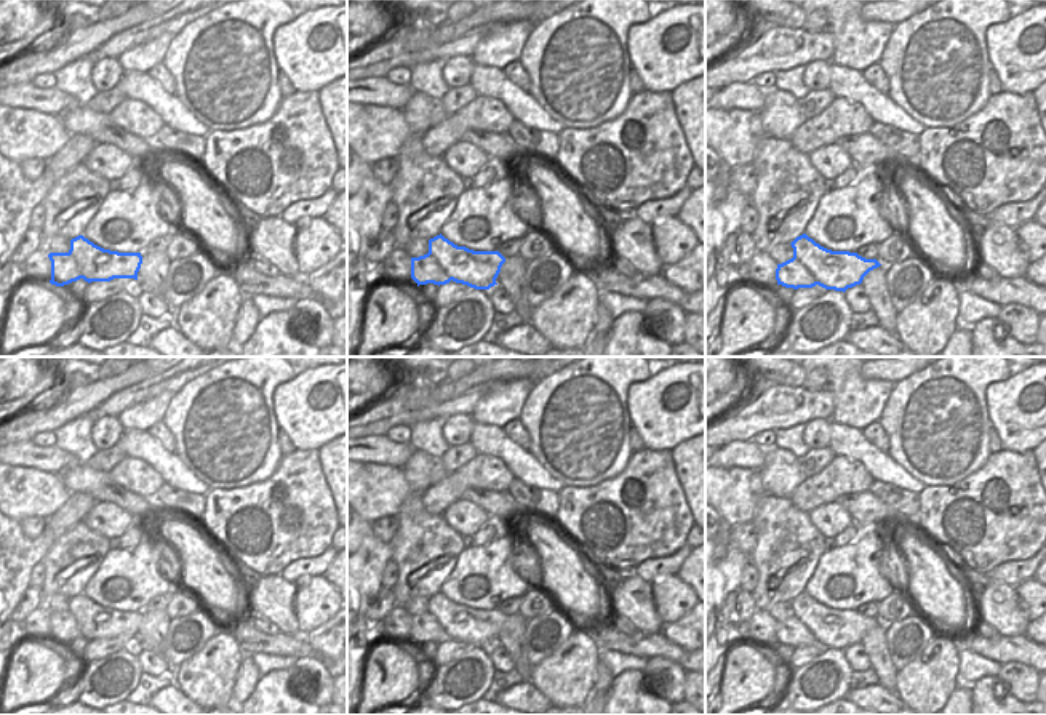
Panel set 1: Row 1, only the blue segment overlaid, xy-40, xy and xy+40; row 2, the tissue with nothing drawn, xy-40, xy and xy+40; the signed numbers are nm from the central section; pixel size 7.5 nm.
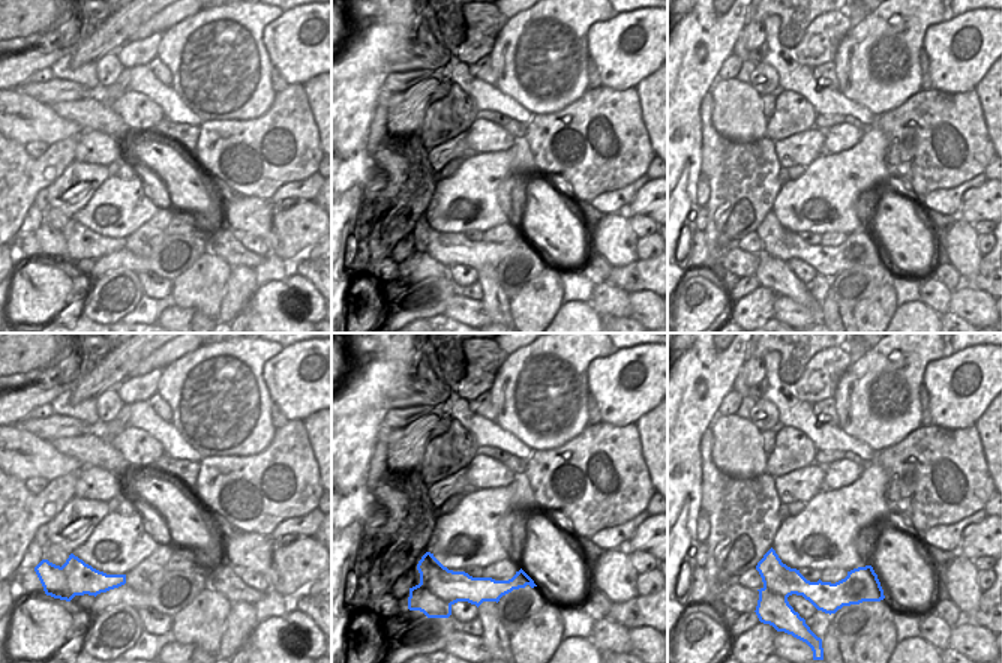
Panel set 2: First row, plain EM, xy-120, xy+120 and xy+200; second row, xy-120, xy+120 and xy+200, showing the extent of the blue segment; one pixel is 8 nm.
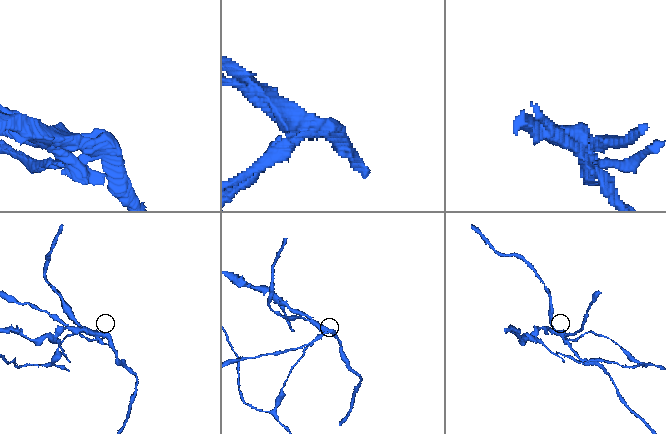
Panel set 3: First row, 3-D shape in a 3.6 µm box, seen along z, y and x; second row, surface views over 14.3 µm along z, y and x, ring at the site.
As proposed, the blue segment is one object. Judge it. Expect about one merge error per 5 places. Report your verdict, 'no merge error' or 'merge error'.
merge error

